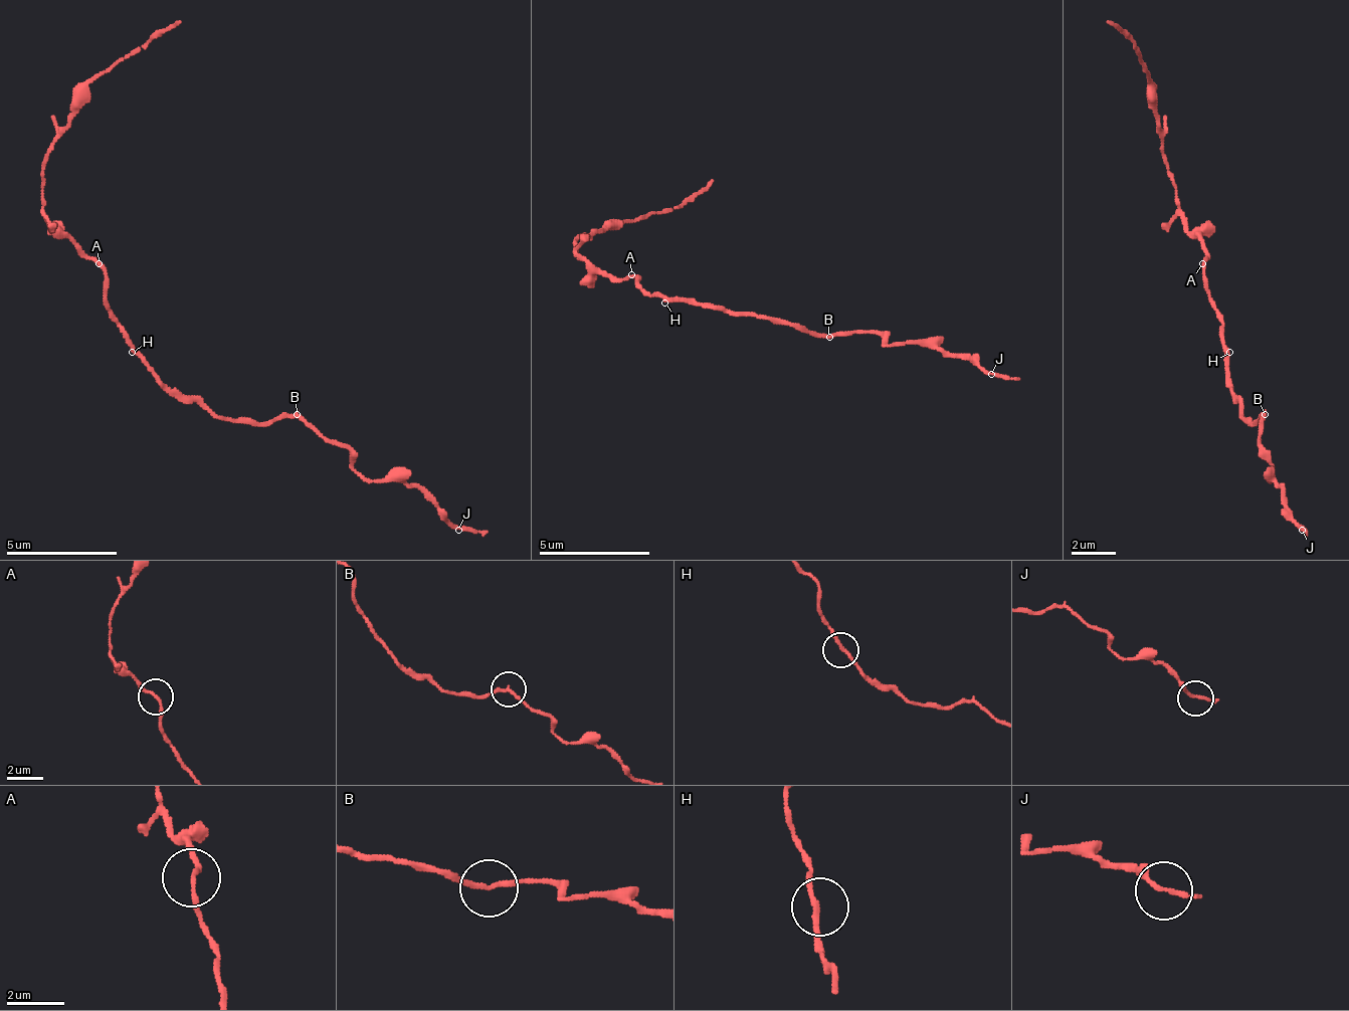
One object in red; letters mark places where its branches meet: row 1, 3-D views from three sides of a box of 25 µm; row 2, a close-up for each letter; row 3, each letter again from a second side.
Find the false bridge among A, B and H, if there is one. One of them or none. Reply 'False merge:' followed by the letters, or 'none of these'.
False merge: B

